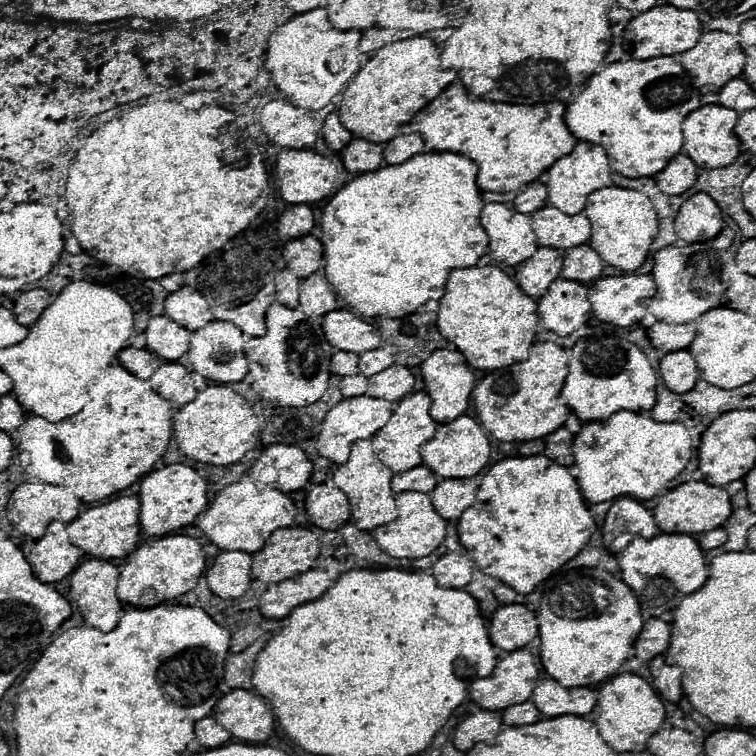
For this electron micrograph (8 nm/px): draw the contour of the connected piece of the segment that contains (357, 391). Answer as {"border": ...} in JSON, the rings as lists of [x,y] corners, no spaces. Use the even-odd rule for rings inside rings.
{"border":[[[362,374],[344,376],[340,380],[340,392],[346,398],[350,398],[350,396],[362,396],[362,394],[366,394],[366,388],[368,388],[368,378],[364,378]]]}

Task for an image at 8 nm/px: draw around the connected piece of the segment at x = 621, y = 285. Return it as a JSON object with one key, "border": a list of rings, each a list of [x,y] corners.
{"border":[[[620,274],[620,276],[602,276],[592,282],[588,300],[592,304],[594,314],[608,324],[614,326],[634,326],[648,314],[648,300],[654,296],[656,284],[646,274]]]}

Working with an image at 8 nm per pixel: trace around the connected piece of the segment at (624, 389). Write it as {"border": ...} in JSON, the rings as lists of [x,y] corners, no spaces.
{"border":[[[584,336],[570,350],[570,372],[560,400],[582,422],[606,420],[618,410],[650,410],[656,402],[656,374],[648,356],[636,344],[618,336]]]}

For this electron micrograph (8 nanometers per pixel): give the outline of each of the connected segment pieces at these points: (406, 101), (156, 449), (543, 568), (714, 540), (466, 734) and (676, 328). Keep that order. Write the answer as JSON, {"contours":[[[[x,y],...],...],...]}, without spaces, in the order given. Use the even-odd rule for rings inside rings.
{"contours":[[[[417,35],[384,44],[346,88],[344,104],[338,110],[340,122],[364,140],[386,144],[398,134],[402,124],[412,120],[454,78],[454,70],[440,68],[440,54],[434,48],[434,42],[425,36]]],[[[110,364],[96,378],[96,398],[86,404],[76,416],[62,422],[48,422],[42,416],[30,416],[20,428],[18,442],[18,460],[30,478],[36,478],[46,484],[64,486],[68,492],[78,496],[82,502],[98,502],[114,492],[120,492],[134,484],[152,470],[152,467],[164,456],[172,436],[170,424],[170,402],[162,400],[148,382],[130,376],[120,364]]],[[[538,456],[504,458],[496,462],[484,476],[478,488],[478,500],[460,518],[458,540],[470,550],[470,556],[482,572],[502,580],[518,594],[528,594],[534,586],[552,570],[574,558],[594,532],[594,514],[586,508],[576,478],[570,476],[566,466],[554,464],[554,460]]],[[[716,528],[716,530],[710,530],[710,532],[702,532],[698,536],[698,542],[700,542],[700,546],[702,546],[704,552],[716,550],[716,548],[720,548],[726,542],[726,532],[724,532],[724,528]]],[[[480,710],[478,714],[467,715],[457,726],[454,746],[468,752],[476,742],[494,744],[496,734],[502,730],[502,714],[492,710]]],[[[656,322],[654,326],[648,328],[648,336],[650,336],[654,348],[658,352],[666,354],[666,352],[690,348],[690,344],[692,344],[692,340],[696,336],[696,326],[694,324]]]]}

